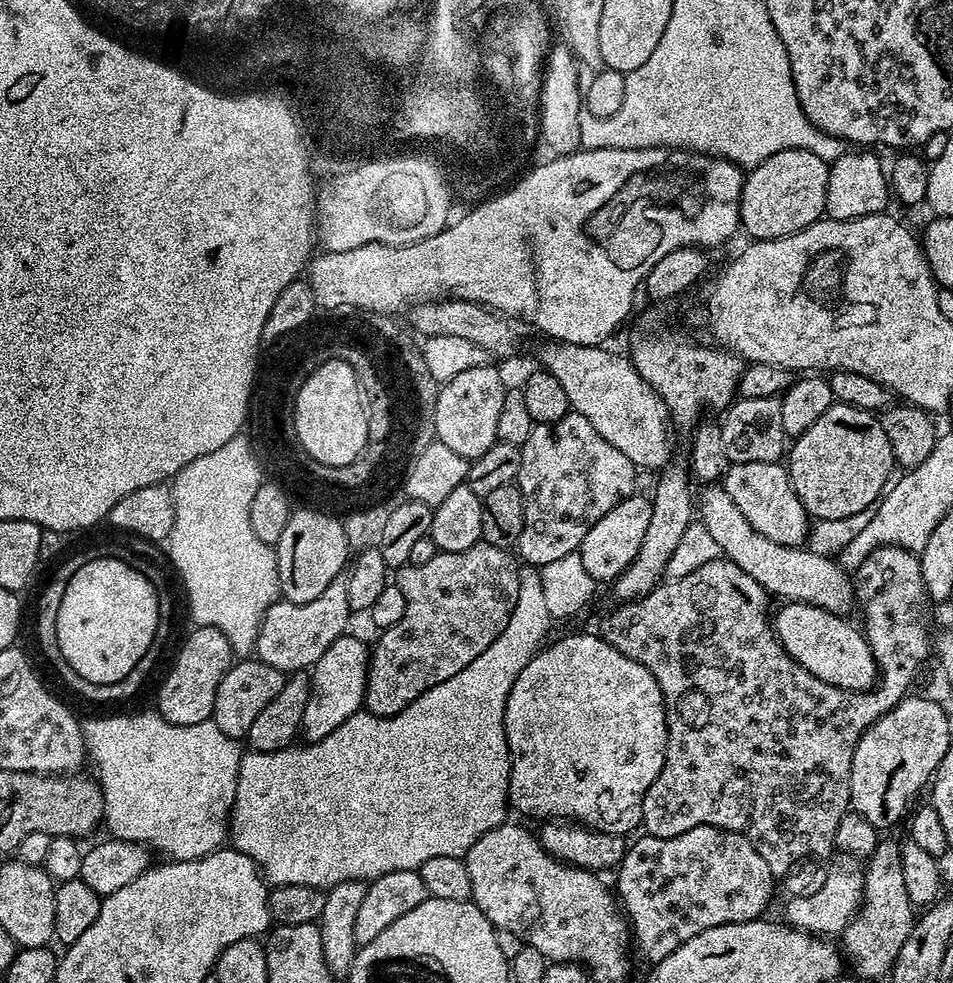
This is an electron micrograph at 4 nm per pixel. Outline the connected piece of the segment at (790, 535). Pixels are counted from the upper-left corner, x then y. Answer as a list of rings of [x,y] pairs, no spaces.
[[[746,462],[734,464],[722,477],[722,486],[730,498],[734,498],[734,506],[742,510],[742,515],[758,534],[766,534],[770,542],[778,542],[782,546],[799,548],[808,539],[810,517],[802,506],[798,494],[788,477],[787,467],[777,462]]]

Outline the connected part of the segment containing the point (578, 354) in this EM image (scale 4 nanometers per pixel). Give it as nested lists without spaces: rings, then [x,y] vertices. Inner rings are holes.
[[[548,342],[540,352],[543,371],[554,374],[566,390],[571,411],[588,418],[602,438],[626,454],[637,469],[659,470],[673,459],[668,441],[668,411],[649,384],[638,374],[627,355],[607,352],[607,347],[591,344]]]

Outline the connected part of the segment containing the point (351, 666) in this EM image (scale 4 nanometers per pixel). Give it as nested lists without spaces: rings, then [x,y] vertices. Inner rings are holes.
[[[345,634],[330,644],[326,654],[318,658],[318,662],[310,669],[310,702],[306,702],[306,714],[302,718],[302,736],[308,742],[315,742],[326,738],[346,718],[350,718],[355,712],[365,707],[364,695],[366,694],[366,682],[368,681],[368,661],[370,659],[369,645],[364,645],[356,636]]]

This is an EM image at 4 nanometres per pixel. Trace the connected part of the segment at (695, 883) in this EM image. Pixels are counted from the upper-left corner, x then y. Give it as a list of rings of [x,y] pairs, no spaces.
[[[699,824],[674,838],[654,838],[647,834],[641,837],[627,845],[615,873],[614,892],[630,925],[635,947],[636,944],[640,947],[648,962],[666,958],[682,942],[694,938],[694,934],[702,934],[702,930],[710,930],[710,926],[759,920],[767,913],[764,911],[772,900],[774,877],[770,866],[766,866],[766,858],[740,832]]]

